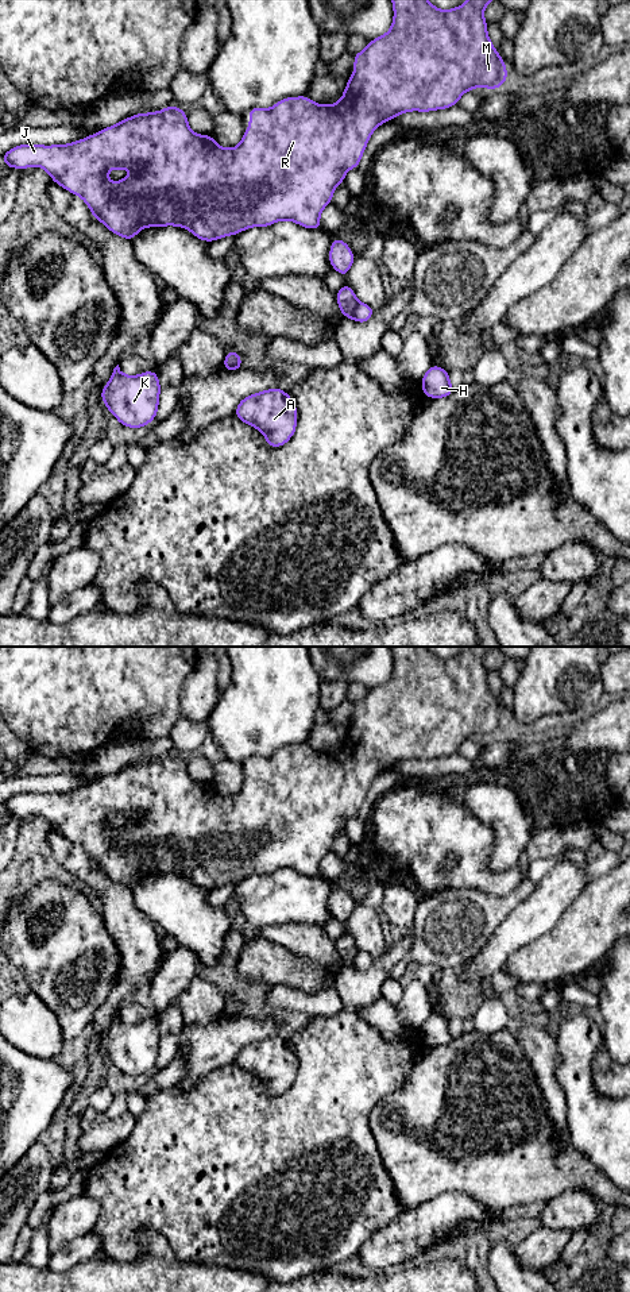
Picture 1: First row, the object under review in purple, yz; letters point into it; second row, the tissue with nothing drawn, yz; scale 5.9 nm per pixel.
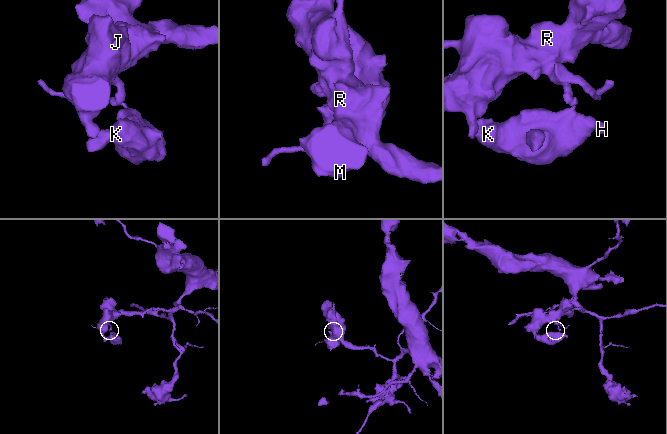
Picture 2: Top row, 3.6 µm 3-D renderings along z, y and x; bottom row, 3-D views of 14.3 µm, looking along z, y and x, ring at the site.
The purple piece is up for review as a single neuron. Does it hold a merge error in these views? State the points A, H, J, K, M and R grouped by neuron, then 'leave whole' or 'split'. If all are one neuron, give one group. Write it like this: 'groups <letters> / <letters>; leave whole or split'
groups A H K / J M R; split

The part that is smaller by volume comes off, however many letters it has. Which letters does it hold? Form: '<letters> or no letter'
A, H, K

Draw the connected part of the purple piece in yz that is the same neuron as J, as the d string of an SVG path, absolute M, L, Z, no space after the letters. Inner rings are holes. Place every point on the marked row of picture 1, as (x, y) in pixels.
M391 0L394 20L390 31L370 41L362 53L353 54L355 72L339 103L321 105L308 96L299 96L282 99L268 109L251 108L247 111L250 128L244 130L239 146L231 150L220 147L212 135L192 132L188 113L178 105L170 105L159 112L134 115L70 144L19 144L0 159L8 169L43 167L53 182L80 196L96 220L130 242L144 227L165 225L188 228L205 242L237 235L250 227L268 227L279 220L321 230L321 211L332 201L337 184L347 182L345 171L357 169L376 127L409 111L429 112L456 105L464 92L476 86L492 90L505 84L506 65L487 35L483 16L490 1L468 0L460 7L441 11L428 0ZM111 169L132 169L134 173L120 182L111 182L107 178Z

